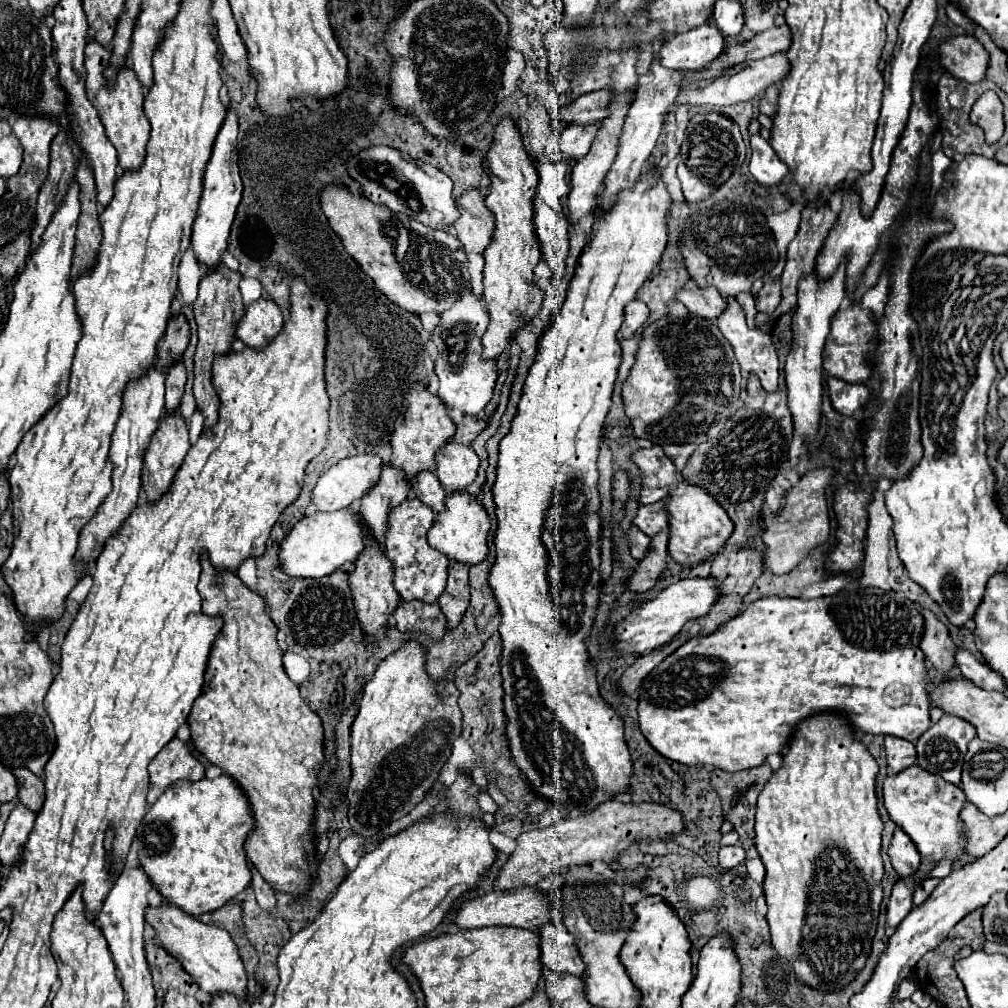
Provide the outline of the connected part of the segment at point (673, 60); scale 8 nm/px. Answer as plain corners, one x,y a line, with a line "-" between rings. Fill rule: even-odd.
703,24
667,40
659,52
661,64
677,70
695,70
713,62
725,50
725,36
713,24

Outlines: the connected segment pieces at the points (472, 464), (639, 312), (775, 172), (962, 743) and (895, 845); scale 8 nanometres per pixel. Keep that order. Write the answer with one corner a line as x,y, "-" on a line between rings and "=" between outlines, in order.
449,442
437,454
437,478
447,494
461,492
477,480
479,456
473,448
=
633,300
625,306
625,320
619,330
621,338
633,338
635,332
639,332
649,318
649,308
641,300
=
759,134
751,136
751,152
749,172
755,176
755,180
763,186
781,186
781,180
787,176
789,168
781,162
781,158
777,158
771,144
=
943,714
939,722
933,722
929,730
917,740
917,762
923,770
939,774
943,780
959,784
961,782
961,768
963,768
963,758
967,752
967,744
975,738
975,728
967,720
961,720
957,716
947,716
=
901,828
895,830
895,836
893,836
891,846
889,846
889,856
891,856
893,868
899,876
915,874
919,864
921,864
921,856
919,856
915,844

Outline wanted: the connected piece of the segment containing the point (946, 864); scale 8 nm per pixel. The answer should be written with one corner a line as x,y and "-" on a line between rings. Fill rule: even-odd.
944,858
941,860
941,862
939,862
939,866
937,866
937,868
935,868
931,874
927,874
927,876
925,876
925,879
946,877
951,873
953,863
954,861
950,858

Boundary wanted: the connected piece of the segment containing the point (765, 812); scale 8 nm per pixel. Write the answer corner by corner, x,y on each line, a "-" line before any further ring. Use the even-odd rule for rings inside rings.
813,716
805,722
801,722
795,730
793,740
789,742
787,752
783,754
783,766
773,772
769,782
765,784
763,792
759,794
757,802
757,814
755,814
755,840
757,840
757,850
761,854
761,860
765,864
765,882
763,882
763,892
767,900
767,922
771,930
771,940
773,940
773,950
777,956
785,958
791,962
793,972
797,972
797,980
803,984
809,984
809,988
817,988
821,992
837,992
837,988
845,988
851,984
861,968
865,968
869,952
871,952
871,940
877,930
877,918
879,918
879,906
883,900
883,858
881,858
881,832
883,832
883,822
877,810
877,792
875,792
875,776
877,776
877,762
875,758
867,752
867,748
853,738
851,728
847,722
839,716

